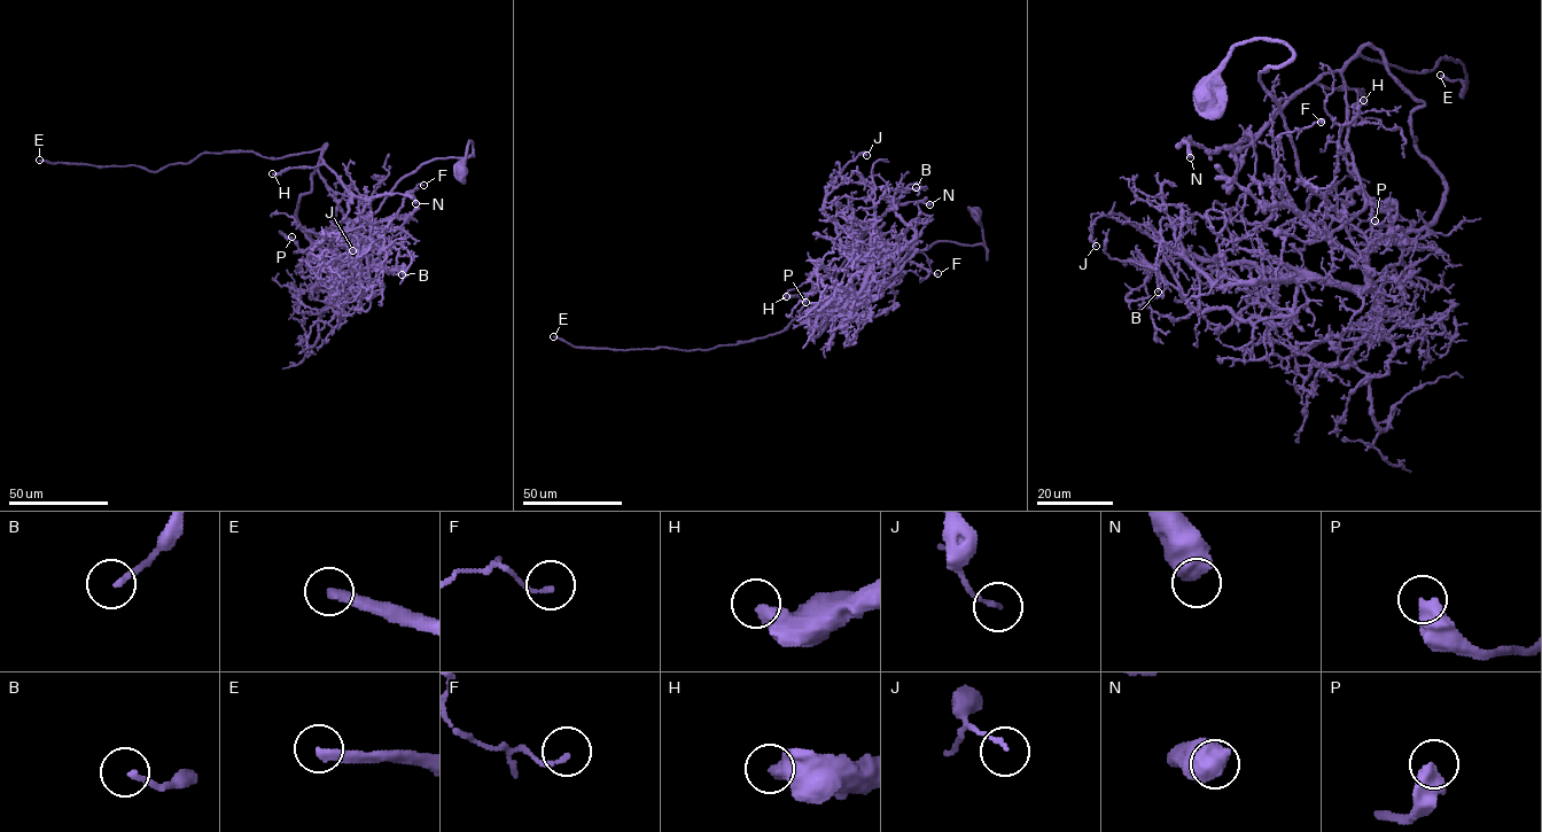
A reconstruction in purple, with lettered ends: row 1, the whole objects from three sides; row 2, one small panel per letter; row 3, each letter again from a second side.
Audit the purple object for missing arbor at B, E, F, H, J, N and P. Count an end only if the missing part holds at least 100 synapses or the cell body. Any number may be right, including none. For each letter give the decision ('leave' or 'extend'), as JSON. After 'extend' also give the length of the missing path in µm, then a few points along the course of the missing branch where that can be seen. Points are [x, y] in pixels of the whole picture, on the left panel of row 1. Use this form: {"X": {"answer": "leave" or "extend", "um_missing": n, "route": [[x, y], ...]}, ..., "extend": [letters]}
{"B": {"answer": "leave"}, "E": {"answer": "extend", "um_missing": 170}, "F": {"answer": "leave"}, "H": {"answer": "leave"}, "J": {"answer": "leave"}, "N": {"answer": "leave"}, "P": {"answer": "leave"}, "extend": ["E"]}

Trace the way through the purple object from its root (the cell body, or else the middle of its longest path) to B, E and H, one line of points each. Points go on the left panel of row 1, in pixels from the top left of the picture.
B: (462, 172), (470, 141), (331, 242), (341, 272), (400, 269), (379, 255), (399, 243), (402, 274)
E: (462, 172), (470, 141), (333, 239), (332, 271), (347, 249), (321, 149), (155, 171), (39, 160)
H: (462, 172), (470, 141), (473, 155), (406, 175), (331, 242), (335, 271), (347, 249), (321, 160), (272, 173)

